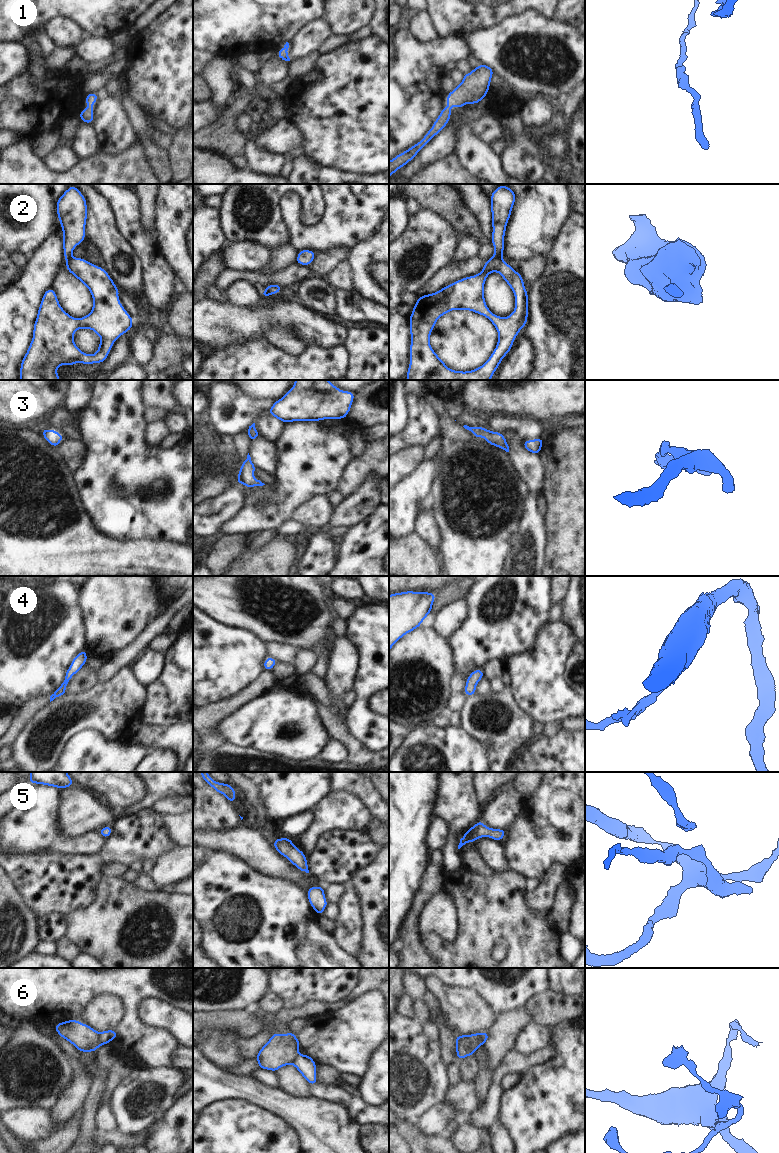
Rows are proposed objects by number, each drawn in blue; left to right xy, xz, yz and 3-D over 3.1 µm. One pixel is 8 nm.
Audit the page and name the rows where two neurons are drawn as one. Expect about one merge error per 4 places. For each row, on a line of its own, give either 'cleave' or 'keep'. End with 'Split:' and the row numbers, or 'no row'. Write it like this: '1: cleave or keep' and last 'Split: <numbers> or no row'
1: keep
2: cleave
3: keep
4: keep
5: keep
6: cleave
Split: 2, 6

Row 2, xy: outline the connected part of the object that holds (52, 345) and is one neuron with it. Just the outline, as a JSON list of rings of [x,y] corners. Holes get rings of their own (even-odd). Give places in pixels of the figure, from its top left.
[[[71,256],[66,261],[66,269],[89,289],[93,298],[92,310],[82,318],[74,318],[60,306],[55,290],[47,289],[38,308],[31,343],[20,365],[20,380],[61,380],[57,374],[57,369],[61,365],[72,366],[77,362],[84,365],[104,363],[114,342],[133,327],[133,318],[118,298],[120,290],[105,268],[84,258]],[[78,329],[91,329],[101,338],[98,350],[94,354],[82,352],[74,343],[74,333]]]

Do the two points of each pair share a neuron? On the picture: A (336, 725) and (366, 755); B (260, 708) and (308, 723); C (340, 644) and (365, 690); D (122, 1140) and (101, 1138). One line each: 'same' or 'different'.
A: same
B: same
C: different
D: same

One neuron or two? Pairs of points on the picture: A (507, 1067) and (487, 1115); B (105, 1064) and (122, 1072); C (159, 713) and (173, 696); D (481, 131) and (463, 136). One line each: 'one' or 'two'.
A: one
B: two
C: one
D: two

